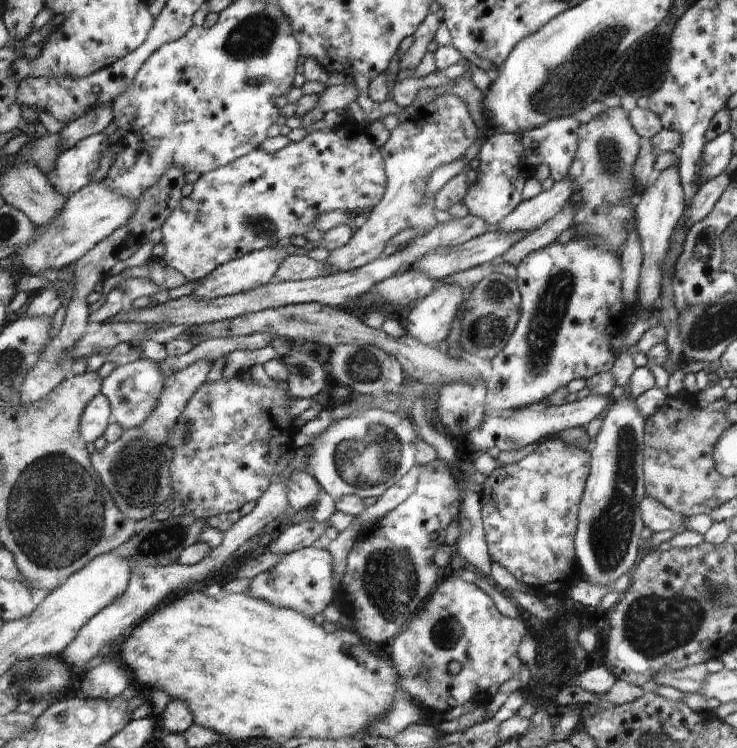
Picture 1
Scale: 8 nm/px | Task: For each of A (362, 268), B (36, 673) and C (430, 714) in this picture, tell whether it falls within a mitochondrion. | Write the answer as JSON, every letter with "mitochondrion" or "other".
{"A":"other","B":"mitochondrion","C":"other"}

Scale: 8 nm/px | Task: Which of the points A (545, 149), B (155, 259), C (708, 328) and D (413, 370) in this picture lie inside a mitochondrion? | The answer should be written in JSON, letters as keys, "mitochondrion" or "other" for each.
{"A":"other","B":"other","C":"mitochondrion","D":"other"}

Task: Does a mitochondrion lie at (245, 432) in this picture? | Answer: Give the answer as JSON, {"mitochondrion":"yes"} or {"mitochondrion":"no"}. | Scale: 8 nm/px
{"mitochondrion":"no"}

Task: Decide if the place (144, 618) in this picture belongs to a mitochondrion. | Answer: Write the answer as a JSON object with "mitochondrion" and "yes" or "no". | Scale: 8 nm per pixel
{"mitochondrion":"no"}

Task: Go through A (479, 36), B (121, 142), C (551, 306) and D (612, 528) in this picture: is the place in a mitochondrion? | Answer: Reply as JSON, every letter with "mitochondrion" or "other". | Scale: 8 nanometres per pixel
{"A":"other","B":"other","C":"mitochondrion","D":"mitochondrion"}

